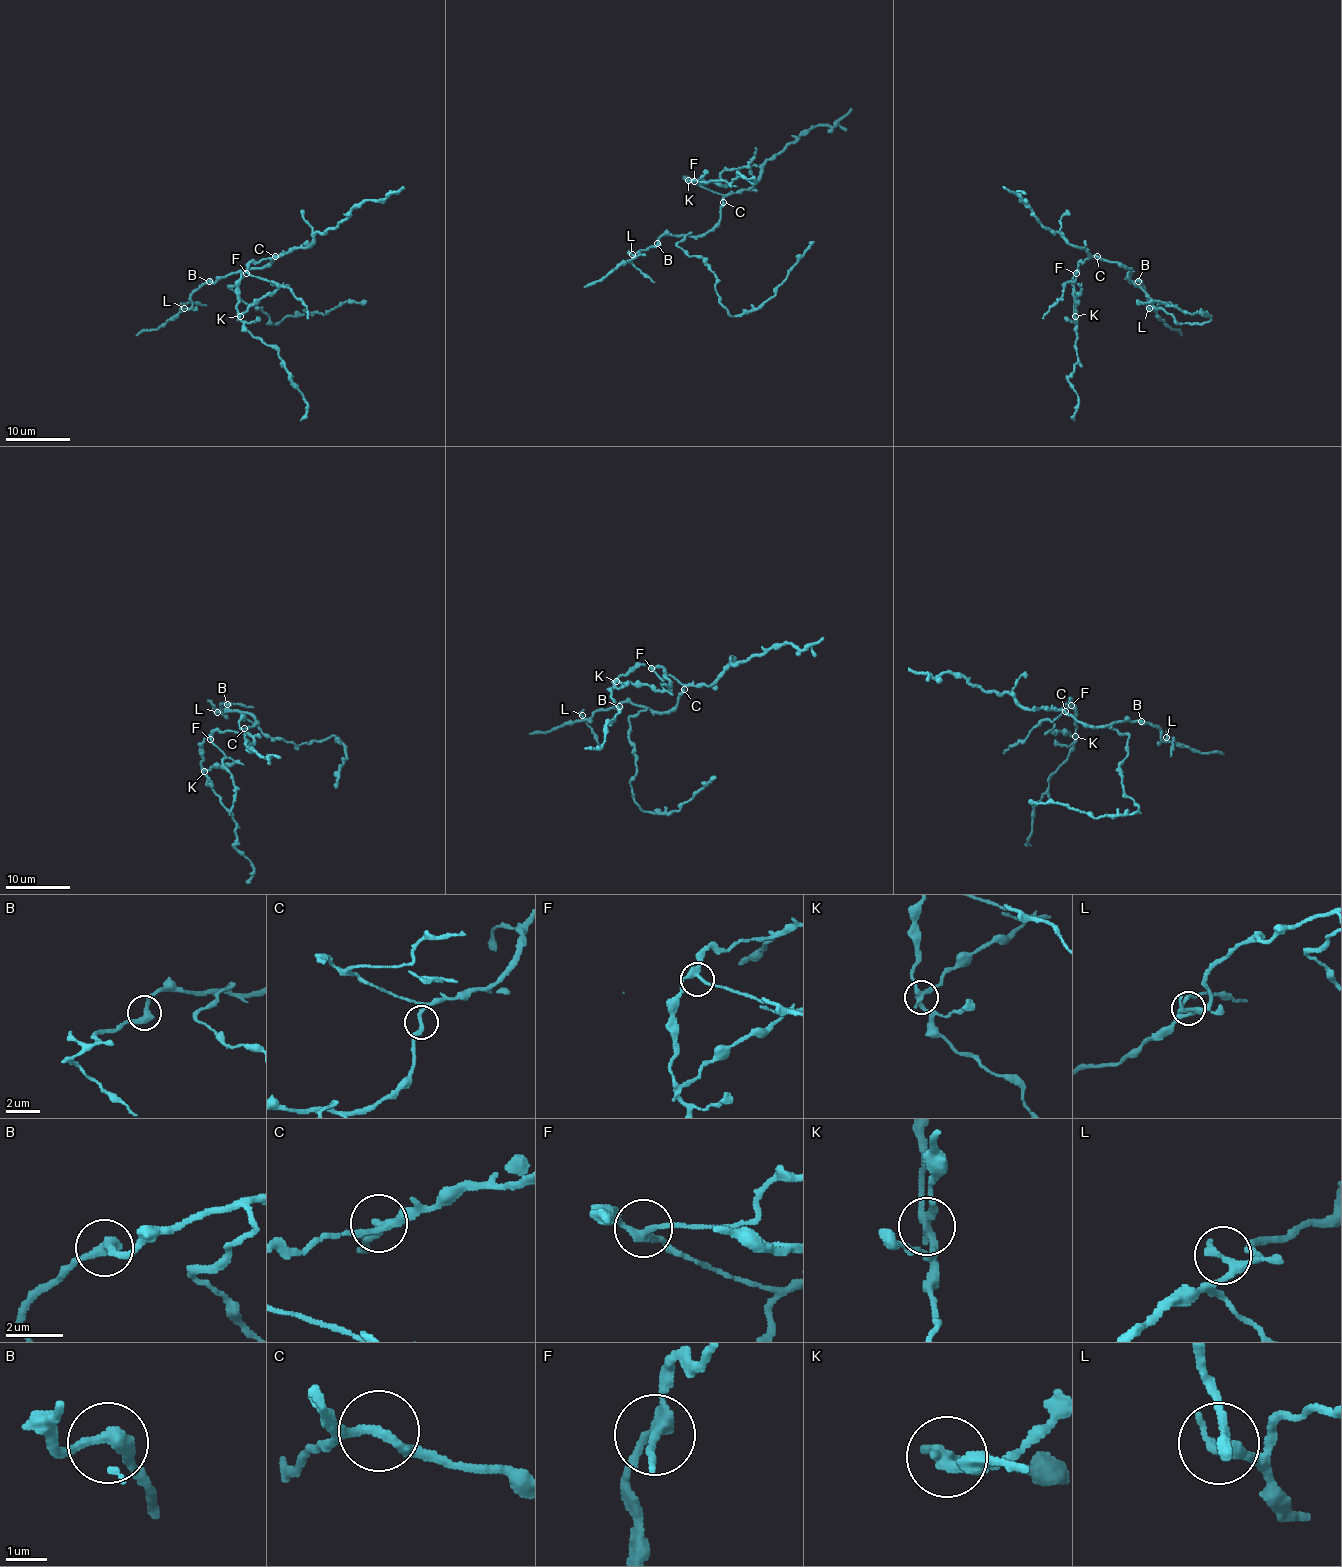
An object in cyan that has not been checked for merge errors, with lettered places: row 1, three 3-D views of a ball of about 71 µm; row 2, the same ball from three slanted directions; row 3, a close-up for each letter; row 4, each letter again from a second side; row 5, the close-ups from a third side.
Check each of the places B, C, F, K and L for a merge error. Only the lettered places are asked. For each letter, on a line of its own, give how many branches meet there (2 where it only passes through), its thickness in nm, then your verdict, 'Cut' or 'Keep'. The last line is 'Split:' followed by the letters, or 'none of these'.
B: Branches: 2. Thickness 360 nm. Keep
C: Branches: 3. Thickness 180 nm. Keep
F: Branches: 3. Thickness 240 nm. Keep
K: Branches: 3. Thickness 240 nm. Cut
L: Branches: 2. Thickness 280 nm. Keep
Split: K

